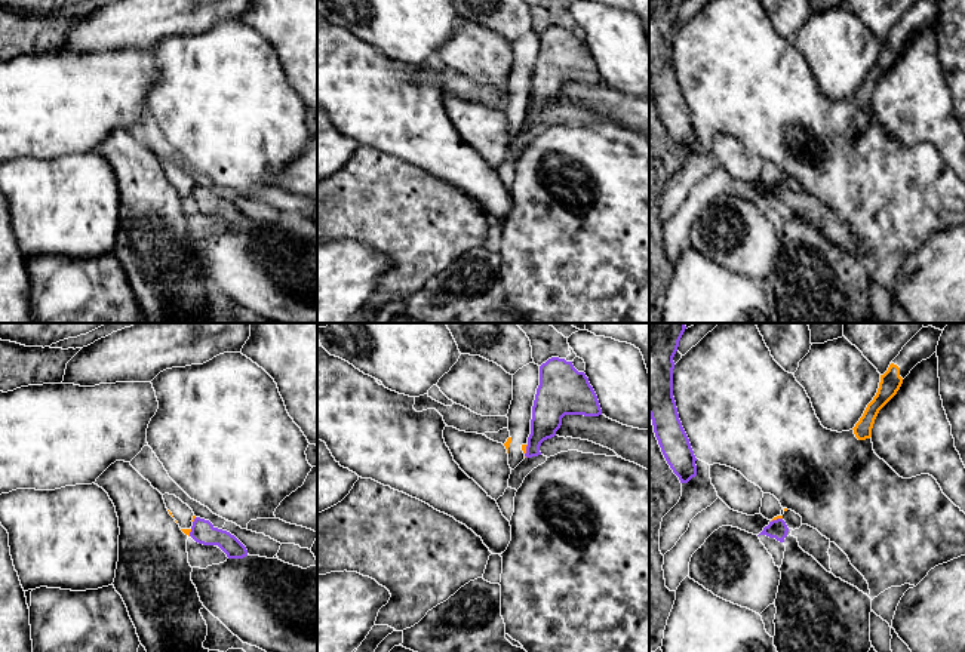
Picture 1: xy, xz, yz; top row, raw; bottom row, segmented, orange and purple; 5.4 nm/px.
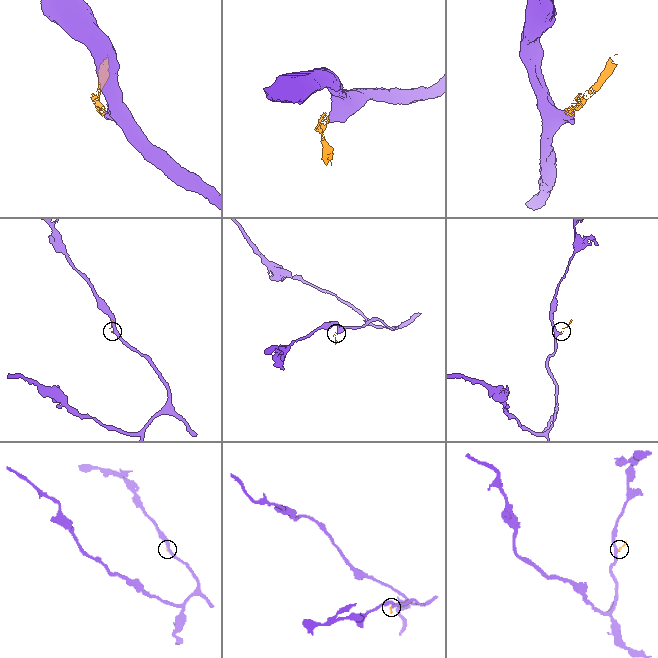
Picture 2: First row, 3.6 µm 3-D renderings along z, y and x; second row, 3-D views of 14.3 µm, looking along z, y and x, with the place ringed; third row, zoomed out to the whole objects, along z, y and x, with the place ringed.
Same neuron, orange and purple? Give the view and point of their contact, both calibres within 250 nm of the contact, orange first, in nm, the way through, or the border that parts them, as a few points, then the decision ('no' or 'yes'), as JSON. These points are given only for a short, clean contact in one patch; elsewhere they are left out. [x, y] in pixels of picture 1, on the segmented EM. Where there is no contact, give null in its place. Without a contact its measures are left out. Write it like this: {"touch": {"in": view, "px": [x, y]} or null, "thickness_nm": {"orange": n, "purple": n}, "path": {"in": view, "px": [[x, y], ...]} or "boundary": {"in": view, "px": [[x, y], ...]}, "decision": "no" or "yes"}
{"touch": {"in": "xz", "px": [525, 451]}, "thickness_nm": {"orange": 30, "purple": 170}, "boundary": {"in": "xz", "px": [[528, 445], [525, 457]]}, "decision": "no"}

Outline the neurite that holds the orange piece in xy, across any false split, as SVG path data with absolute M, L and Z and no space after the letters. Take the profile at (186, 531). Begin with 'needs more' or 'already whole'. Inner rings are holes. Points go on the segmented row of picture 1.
needs more; M165 493L163 499L169 514L179 525L181 530L190 536L191 526L196 519L193 510L175 495Z

